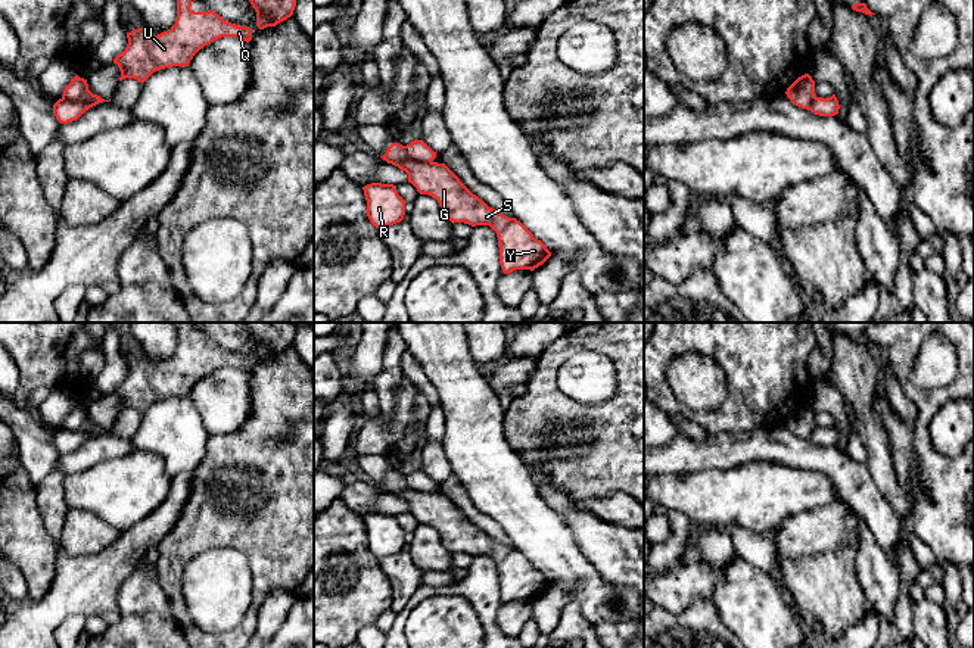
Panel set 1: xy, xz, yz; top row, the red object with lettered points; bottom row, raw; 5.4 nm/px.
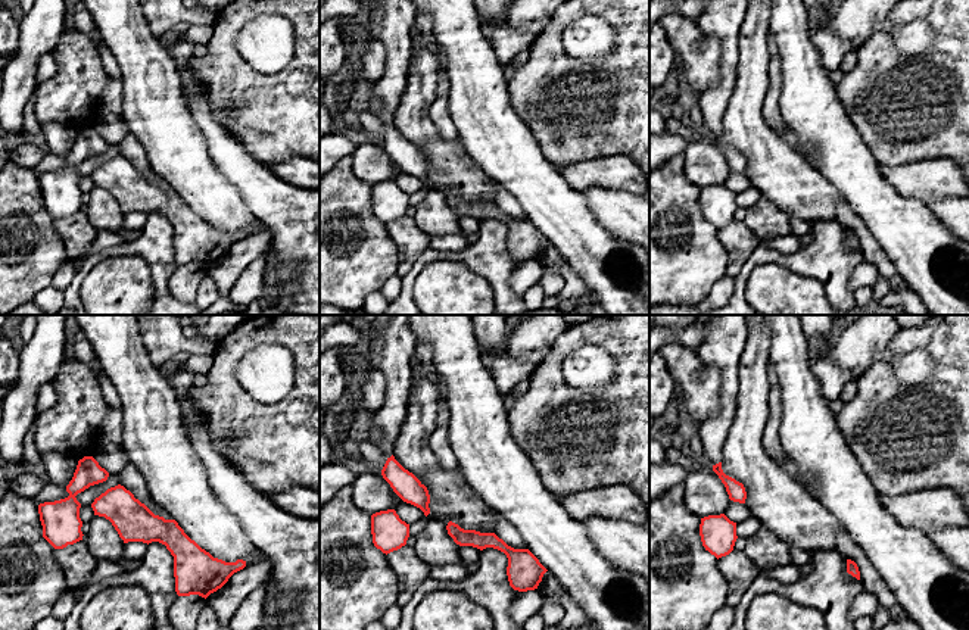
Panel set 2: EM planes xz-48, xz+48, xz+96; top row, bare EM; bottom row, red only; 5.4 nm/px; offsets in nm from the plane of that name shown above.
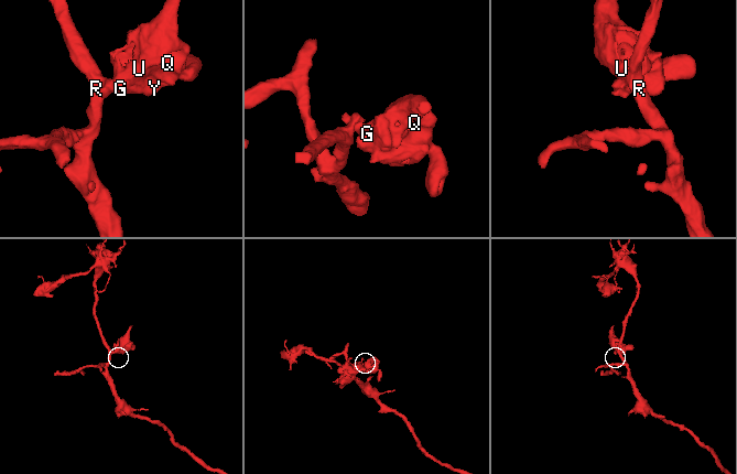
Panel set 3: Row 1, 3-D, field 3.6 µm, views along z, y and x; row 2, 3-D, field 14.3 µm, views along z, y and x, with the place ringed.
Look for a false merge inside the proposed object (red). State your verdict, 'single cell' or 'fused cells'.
fused cells

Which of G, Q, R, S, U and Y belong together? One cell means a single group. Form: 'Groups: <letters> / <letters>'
Groups: G Q S U Y / R

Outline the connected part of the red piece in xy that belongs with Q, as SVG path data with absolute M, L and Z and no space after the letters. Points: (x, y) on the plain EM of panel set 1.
M172 324L177 328L177 349L168 361L155 365L141 356L127 362L128 374L113 389L121 401L119 411L134 408L143 414L156 401L189 396L200 378L221 367L252 370L249 356L227 352L214 340L195 342L190 327Z

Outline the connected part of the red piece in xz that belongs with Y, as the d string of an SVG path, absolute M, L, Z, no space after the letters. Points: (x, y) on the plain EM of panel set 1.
M392 473L380 487L405 501L408 513L420 524L436 529L441 542L452 554L489 555L498 567L500 594L504 604L516 599L533 601L551 586L547 576L535 568L520 551L489 538L445 493L411 490L399 473Z

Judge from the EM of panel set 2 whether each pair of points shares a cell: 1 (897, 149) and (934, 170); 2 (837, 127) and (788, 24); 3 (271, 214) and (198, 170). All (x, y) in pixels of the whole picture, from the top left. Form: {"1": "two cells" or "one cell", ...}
{"1": "one cell", "2": "one cell", "3": "two cells"}

